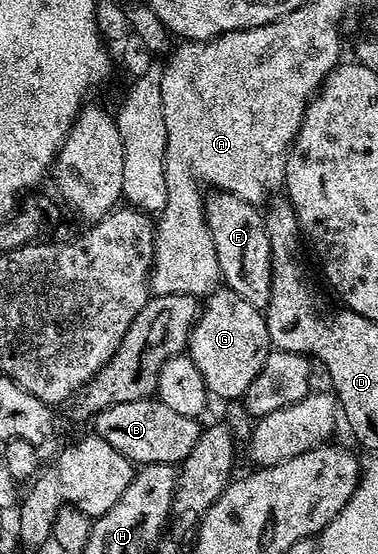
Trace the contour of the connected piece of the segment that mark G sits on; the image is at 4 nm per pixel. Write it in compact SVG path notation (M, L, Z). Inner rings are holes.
M218 287L205 298L204 304L201 306L197 320L190 331L188 355L192 359L192 363L196 363L200 375L204 379L207 394L214 396L215 393L218 397L242 399L245 398L252 379L256 379L256 375L266 364L268 353L265 353L262 348L267 348L269 345L270 336L263 310L257 305L240 299L240 295L236 295L231 289Z

